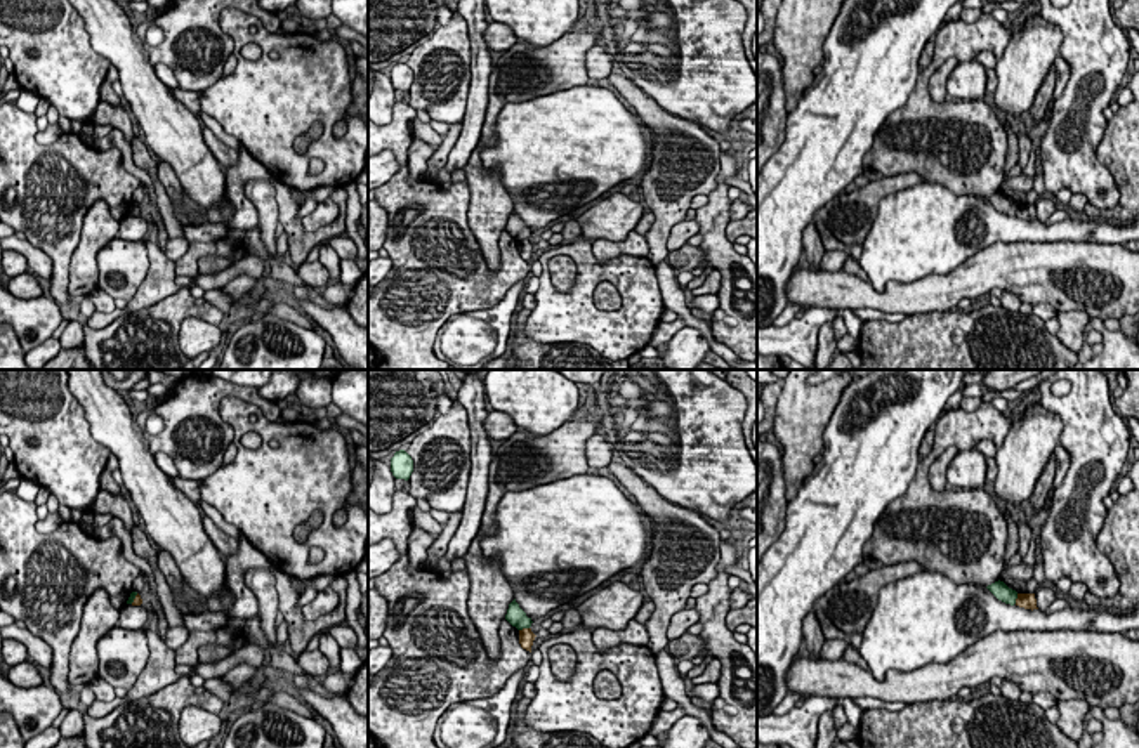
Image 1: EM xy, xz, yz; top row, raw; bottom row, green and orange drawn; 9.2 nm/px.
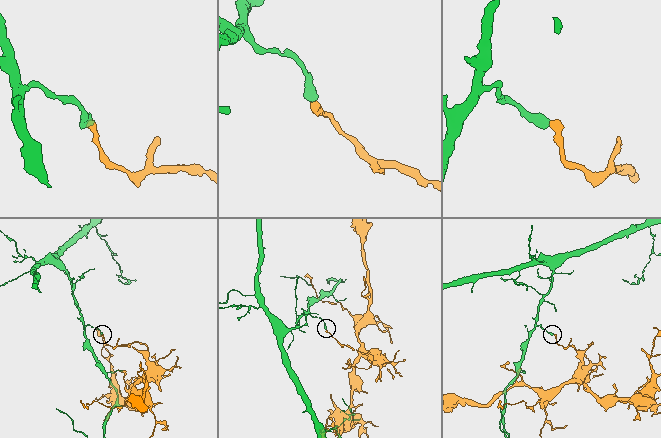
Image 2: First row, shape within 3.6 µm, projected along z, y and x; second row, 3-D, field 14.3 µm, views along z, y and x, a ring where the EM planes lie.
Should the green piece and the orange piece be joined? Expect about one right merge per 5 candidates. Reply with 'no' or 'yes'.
no

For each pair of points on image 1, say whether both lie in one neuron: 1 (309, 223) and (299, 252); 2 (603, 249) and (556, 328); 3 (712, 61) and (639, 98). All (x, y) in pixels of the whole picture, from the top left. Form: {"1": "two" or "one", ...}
{"1": "two", "2": "two", "3": "two"}

